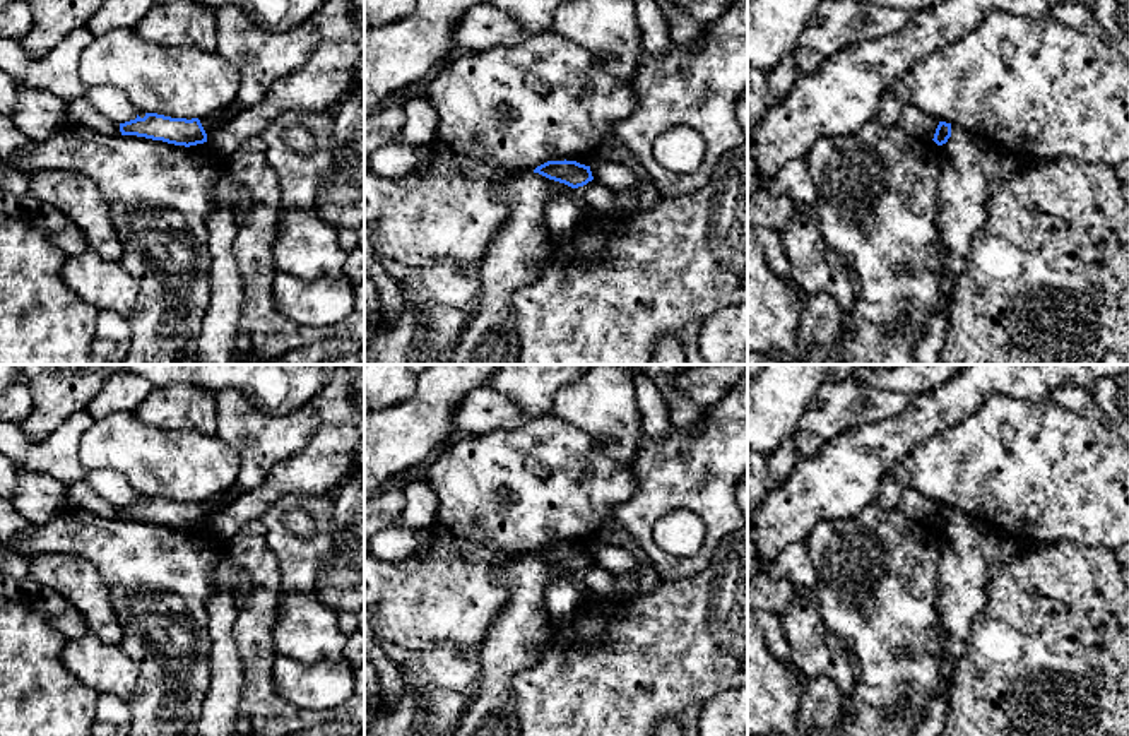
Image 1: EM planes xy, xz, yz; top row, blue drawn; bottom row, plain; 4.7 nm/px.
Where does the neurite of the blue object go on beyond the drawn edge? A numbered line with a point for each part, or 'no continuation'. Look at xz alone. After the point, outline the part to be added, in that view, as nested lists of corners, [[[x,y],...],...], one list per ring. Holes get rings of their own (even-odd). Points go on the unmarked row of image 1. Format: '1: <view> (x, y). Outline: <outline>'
no continuation

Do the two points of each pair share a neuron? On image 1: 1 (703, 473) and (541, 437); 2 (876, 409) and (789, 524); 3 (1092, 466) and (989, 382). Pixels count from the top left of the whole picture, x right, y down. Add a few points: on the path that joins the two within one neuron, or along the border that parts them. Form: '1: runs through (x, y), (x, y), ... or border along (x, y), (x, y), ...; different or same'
1: border along (632, 464), (635, 490), (621, 504); different
2: border along (904, 409), (888, 418), (847, 428), (830, 440); different
3: border along (1042, 399), (991, 394), (969, 415); different

